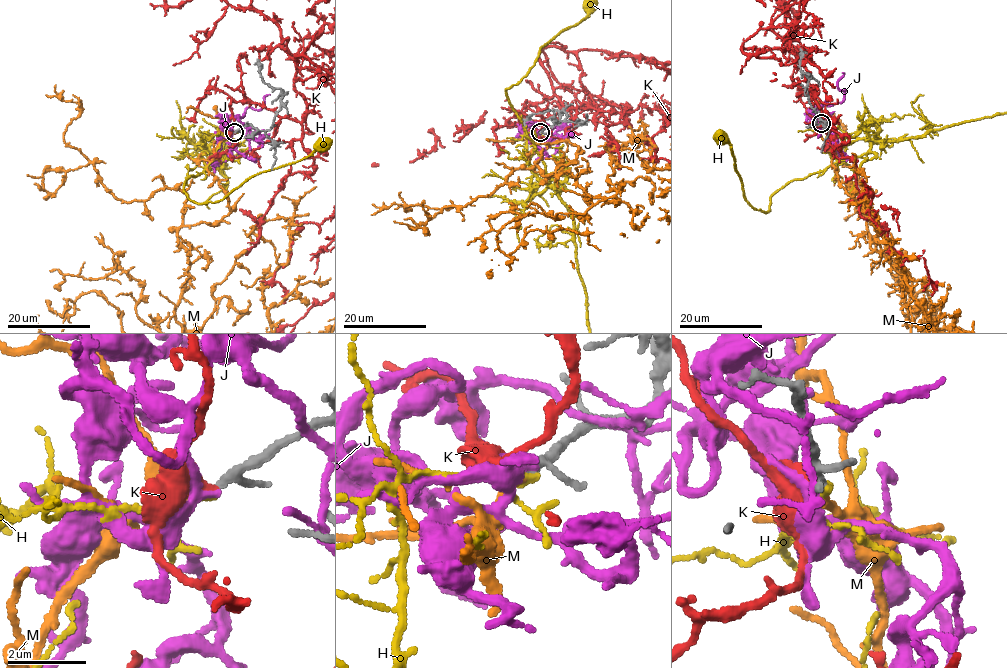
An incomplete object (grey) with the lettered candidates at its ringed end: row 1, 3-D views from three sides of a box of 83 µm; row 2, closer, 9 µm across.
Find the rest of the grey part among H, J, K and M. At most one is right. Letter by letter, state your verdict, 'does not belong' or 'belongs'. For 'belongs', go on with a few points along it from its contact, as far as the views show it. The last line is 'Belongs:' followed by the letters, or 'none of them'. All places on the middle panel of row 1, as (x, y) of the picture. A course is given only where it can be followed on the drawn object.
H: does not belong
J: does not belong
K: does not belong
M: belongs
Belongs: M

